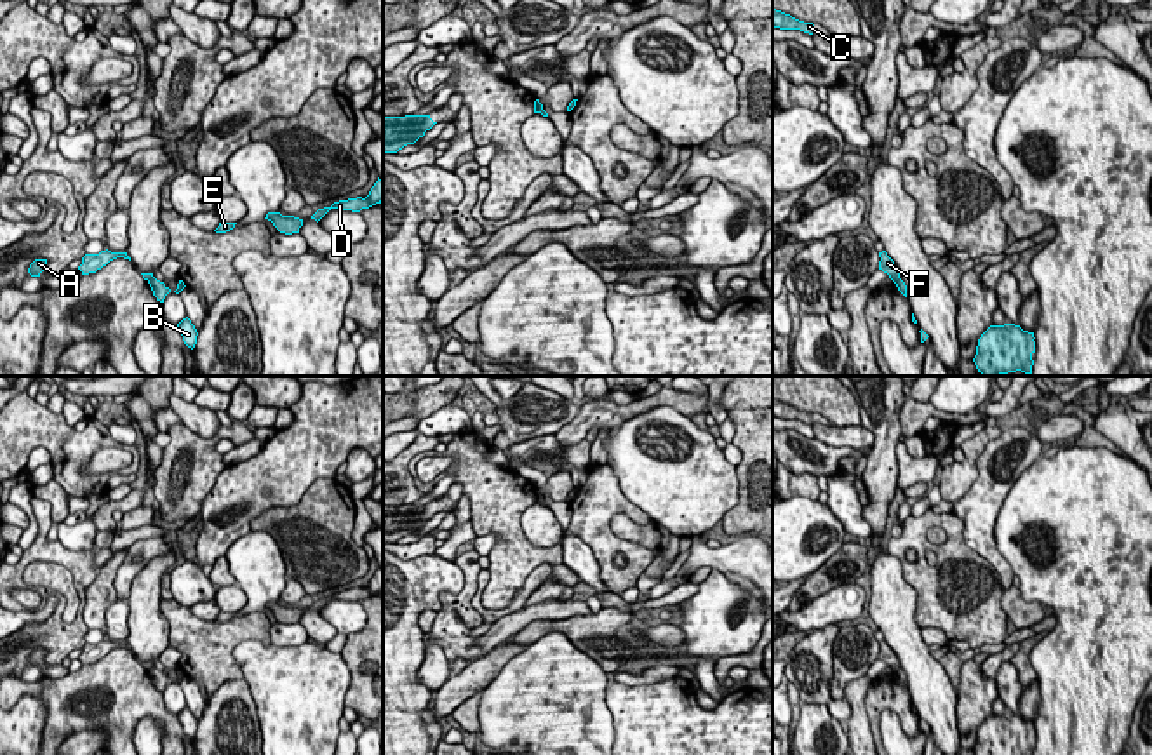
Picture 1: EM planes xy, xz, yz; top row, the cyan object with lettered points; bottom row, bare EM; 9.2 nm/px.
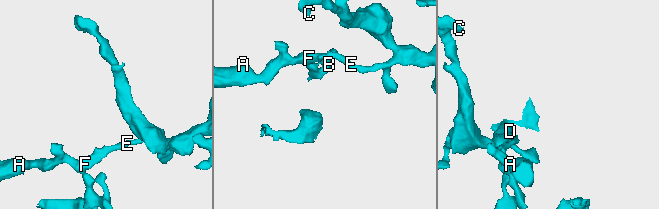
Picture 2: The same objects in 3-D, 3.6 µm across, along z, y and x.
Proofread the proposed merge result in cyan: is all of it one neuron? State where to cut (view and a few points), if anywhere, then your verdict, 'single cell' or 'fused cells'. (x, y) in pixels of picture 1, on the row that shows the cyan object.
cut xy (154, 277), (148, 282); fused cells

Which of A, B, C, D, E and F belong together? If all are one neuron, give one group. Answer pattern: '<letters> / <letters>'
A C D E F / B

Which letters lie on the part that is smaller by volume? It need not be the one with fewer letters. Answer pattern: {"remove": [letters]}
{"remove": ["B"]}

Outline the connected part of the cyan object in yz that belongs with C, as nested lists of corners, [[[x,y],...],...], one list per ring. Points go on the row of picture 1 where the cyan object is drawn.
[[[773,9],[773,26],[780,30],[800,30],[804,33],[813,35],[814,33],[814,24],[813,23],[804,23],[790,14],[785,14],[781,10]]]

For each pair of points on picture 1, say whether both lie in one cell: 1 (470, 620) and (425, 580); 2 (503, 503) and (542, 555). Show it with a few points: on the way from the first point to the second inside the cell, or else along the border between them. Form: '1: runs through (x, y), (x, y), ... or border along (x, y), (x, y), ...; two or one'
1: border along (455, 562), (463, 587), (442, 592), (441, 606); two
2: runs through (503, 519), (510, 534), (526, 550); one

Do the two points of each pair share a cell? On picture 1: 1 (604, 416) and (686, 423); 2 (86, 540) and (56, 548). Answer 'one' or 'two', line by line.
1: two
2: two

